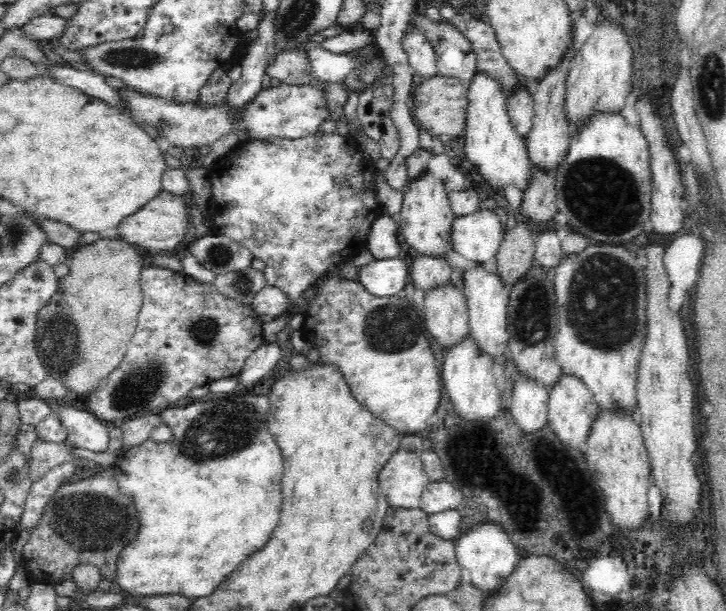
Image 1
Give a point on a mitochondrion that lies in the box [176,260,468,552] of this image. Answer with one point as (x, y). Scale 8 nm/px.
(228, 429)

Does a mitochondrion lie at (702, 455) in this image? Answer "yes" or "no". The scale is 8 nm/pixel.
no

